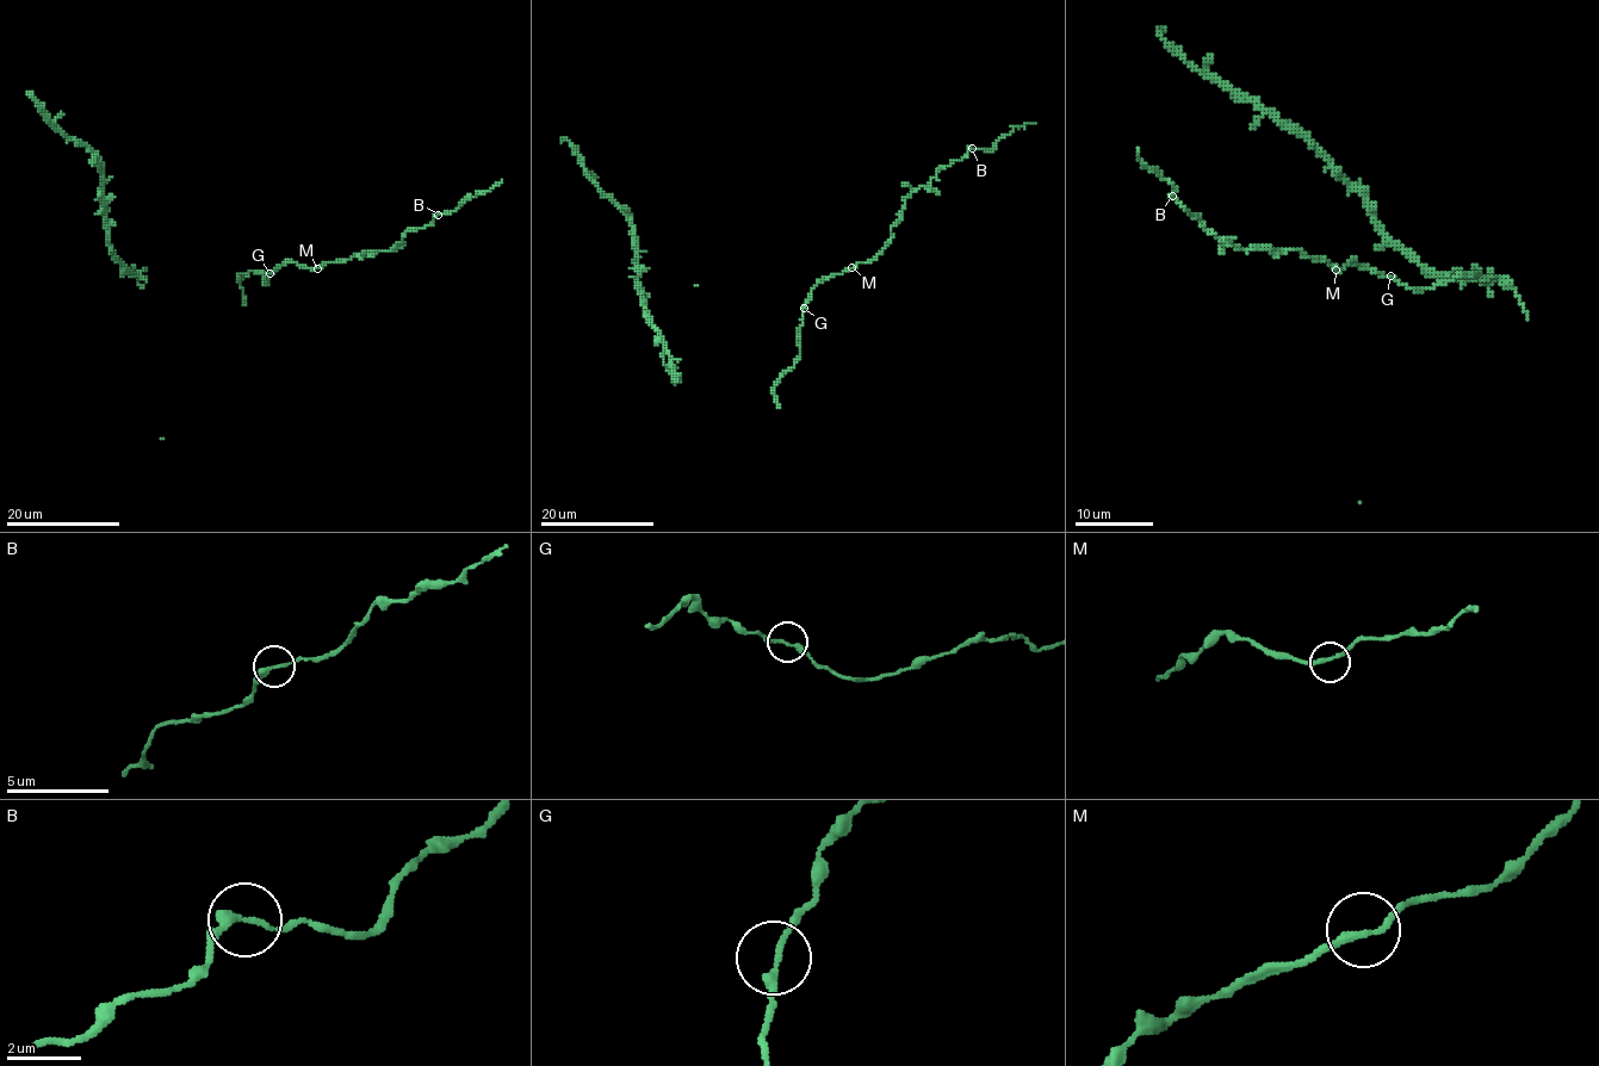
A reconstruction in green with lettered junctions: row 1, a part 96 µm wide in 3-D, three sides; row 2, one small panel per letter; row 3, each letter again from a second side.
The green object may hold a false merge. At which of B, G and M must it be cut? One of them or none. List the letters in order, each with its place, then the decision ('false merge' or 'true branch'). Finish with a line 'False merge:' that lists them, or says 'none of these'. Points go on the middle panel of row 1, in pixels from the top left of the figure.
B: at (972, 148); true branch
G: at (804, 308); true branch
M: at (851, 267); true branch
False merge: none of these

